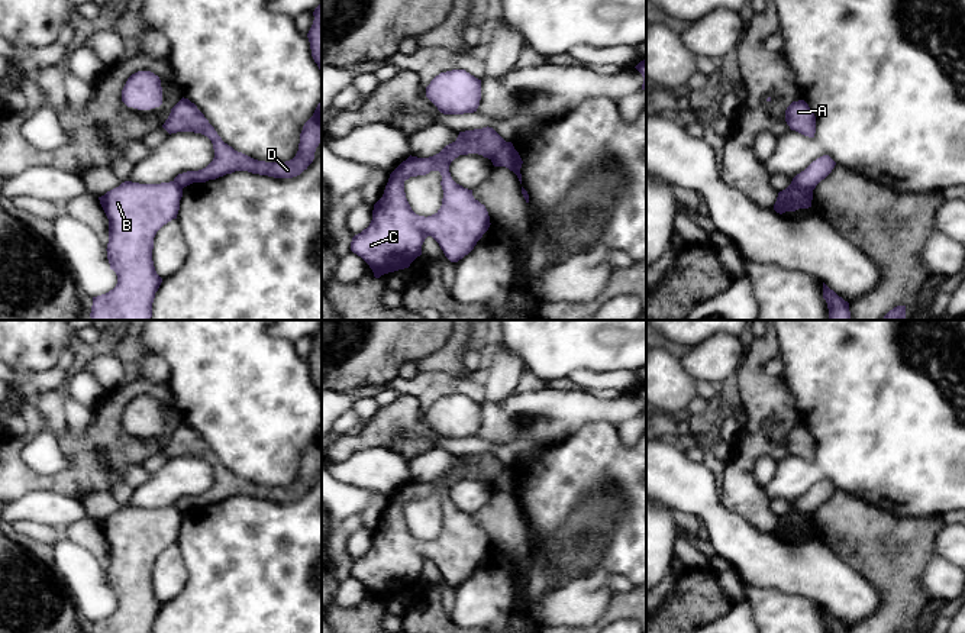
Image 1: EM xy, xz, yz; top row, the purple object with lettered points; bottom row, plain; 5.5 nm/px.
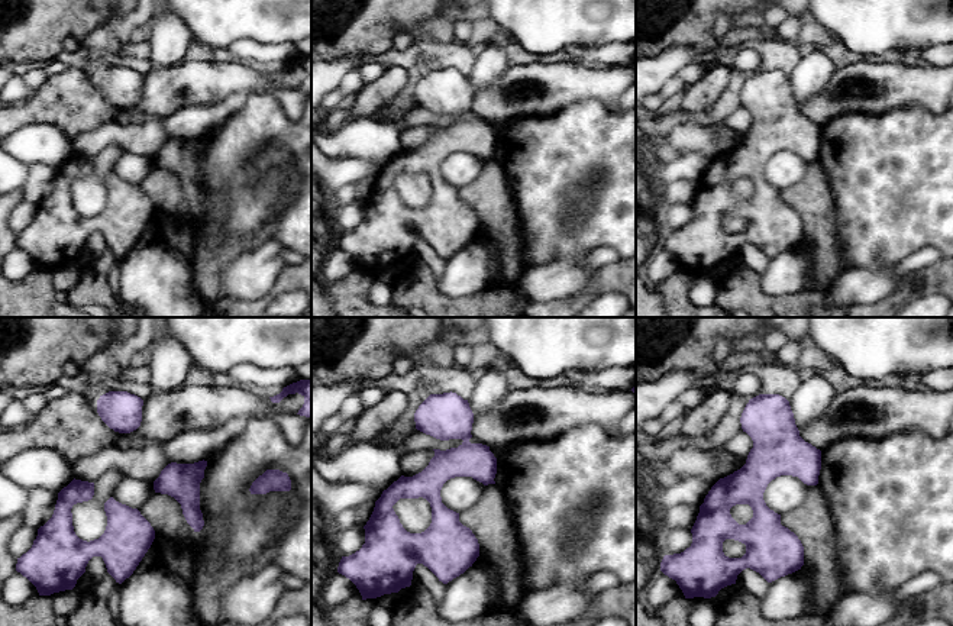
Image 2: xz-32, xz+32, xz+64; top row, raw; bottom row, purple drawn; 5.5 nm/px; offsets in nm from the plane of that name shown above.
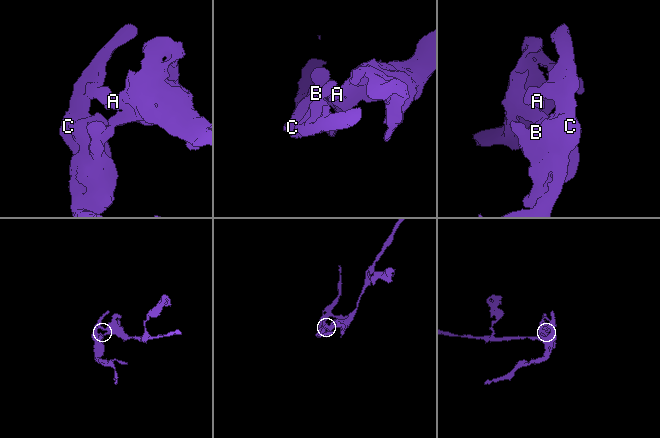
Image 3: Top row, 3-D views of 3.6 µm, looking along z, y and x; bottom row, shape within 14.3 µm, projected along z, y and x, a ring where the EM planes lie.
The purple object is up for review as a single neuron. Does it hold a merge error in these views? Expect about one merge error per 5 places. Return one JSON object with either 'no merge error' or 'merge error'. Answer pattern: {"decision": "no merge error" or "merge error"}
{"decision": "merge error"}

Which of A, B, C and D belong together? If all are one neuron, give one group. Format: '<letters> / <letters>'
A D / B C

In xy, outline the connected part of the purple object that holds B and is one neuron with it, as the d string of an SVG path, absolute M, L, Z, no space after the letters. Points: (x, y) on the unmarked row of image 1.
M125 506L99 521L109 543L107 584L117 600L117 608L106 619L93 621L91 633L152 633L162 603L156 598L152 574L156 556L177 543L183 513L174 507L139 508Z

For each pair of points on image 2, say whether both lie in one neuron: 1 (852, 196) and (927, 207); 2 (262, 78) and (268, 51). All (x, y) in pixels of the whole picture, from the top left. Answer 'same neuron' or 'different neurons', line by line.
1: same neuron
2: different neurons

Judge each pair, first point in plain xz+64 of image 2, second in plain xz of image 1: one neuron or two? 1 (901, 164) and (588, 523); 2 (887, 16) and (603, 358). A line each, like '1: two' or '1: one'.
1: two
2: one

